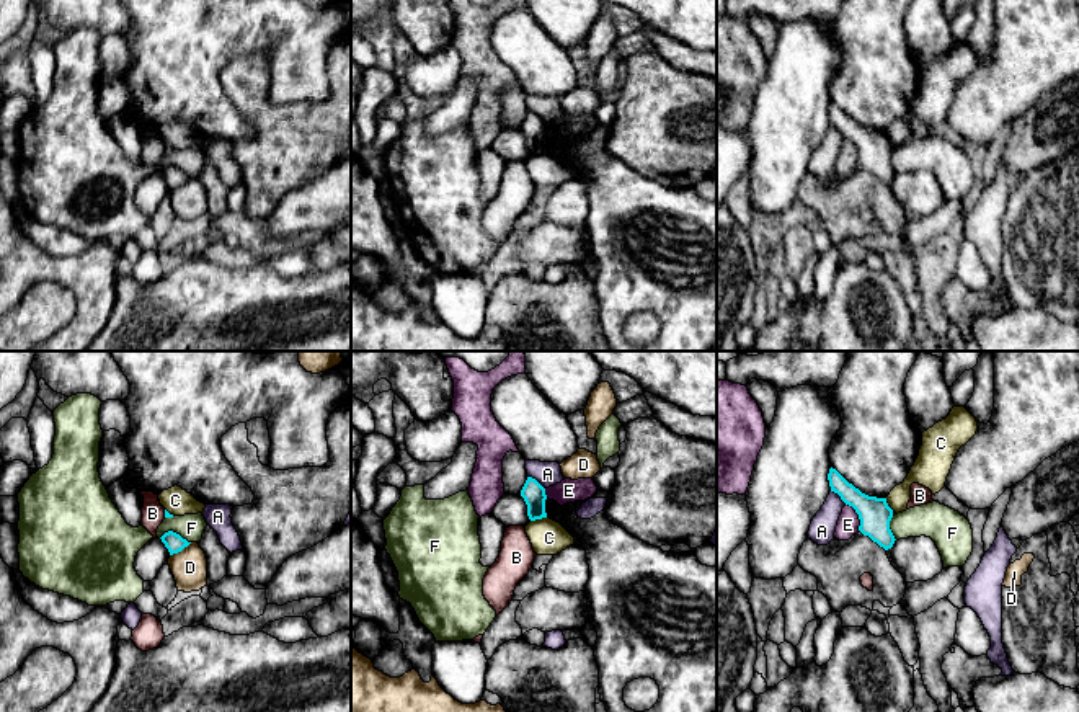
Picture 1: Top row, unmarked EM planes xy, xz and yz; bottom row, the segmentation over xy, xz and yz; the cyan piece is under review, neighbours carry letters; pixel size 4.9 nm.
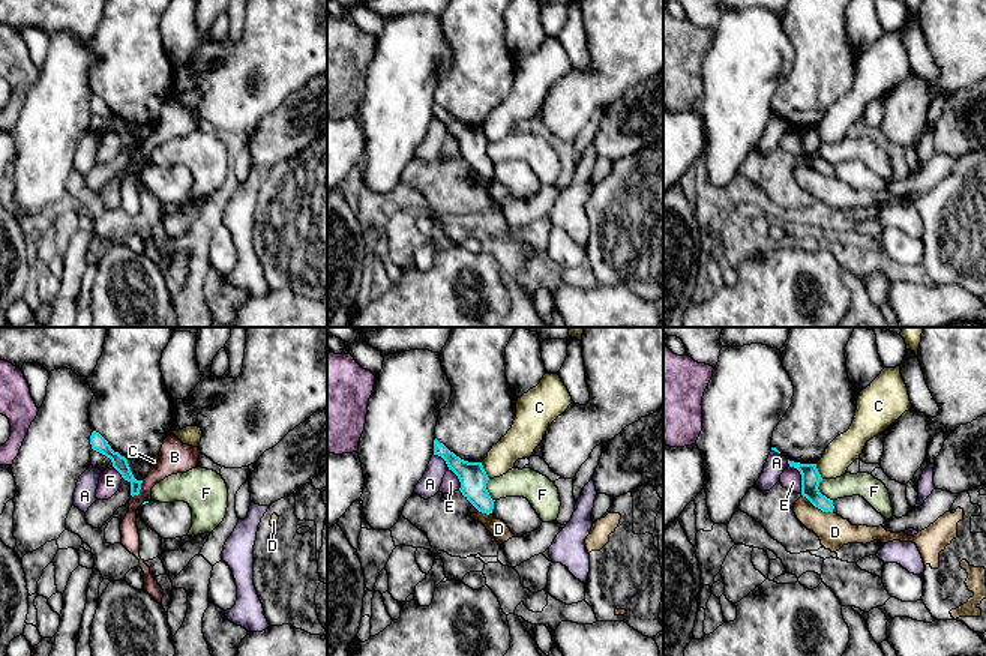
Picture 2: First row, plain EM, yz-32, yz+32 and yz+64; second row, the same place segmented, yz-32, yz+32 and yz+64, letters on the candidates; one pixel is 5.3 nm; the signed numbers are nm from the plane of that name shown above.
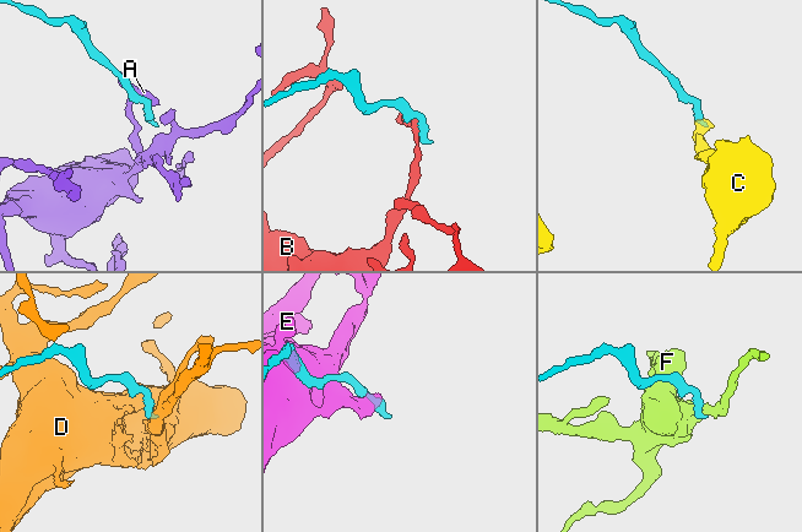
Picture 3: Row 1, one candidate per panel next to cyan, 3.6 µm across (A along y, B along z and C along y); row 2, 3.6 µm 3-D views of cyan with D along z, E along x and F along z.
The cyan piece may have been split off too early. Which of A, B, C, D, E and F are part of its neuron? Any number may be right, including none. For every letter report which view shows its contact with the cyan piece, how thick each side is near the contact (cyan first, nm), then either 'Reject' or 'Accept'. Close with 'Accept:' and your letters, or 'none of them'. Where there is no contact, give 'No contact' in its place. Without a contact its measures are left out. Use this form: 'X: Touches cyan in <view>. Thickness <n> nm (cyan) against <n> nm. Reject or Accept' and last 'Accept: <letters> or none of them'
A: Touches cyan in xz. Thickness 110 nm (cyan) against 120 nm. Reject
B: Touches cyan in xy. Thickness 30 nm (cyan) against 110 nm. Reject
C: Touches cyan in xz. Thickness 110 nm (cyan) against 180 nm. Reject
D: Touches cyan in xy. Thickness 90 nm (cyan) against 180 nm. Reject
E: Touches cyan in yz. Thickness 160 nm (cyan) against 110 nm. Reject
F: Touches cyan in xy. Thickness 90 nm (cyan) against 130 nm. Reject
Accept: none of them

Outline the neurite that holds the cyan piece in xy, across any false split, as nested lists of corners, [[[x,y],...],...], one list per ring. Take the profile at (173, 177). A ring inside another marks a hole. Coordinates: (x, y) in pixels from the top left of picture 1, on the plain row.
[[[173,165],[165,167],[160,173],[168,183],[170,189],[181,186],[184,181],[191,178]]]

